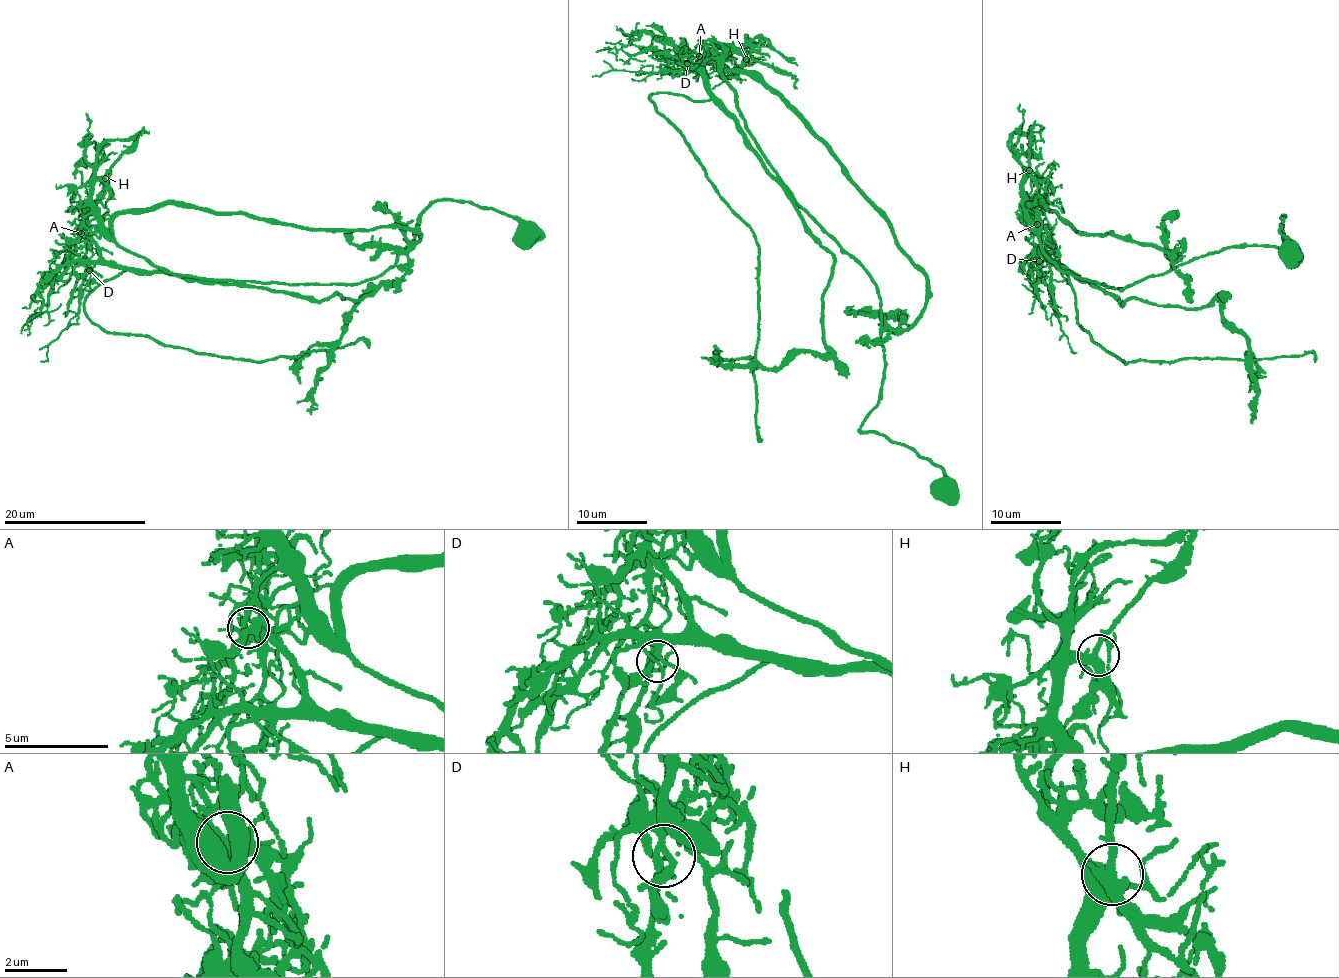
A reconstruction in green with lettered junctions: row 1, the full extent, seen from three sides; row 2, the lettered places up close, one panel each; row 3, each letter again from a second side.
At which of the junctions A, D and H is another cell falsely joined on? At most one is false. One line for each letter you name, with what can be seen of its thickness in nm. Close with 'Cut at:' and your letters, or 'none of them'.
A: calibre 280 nm
Cut at: A

